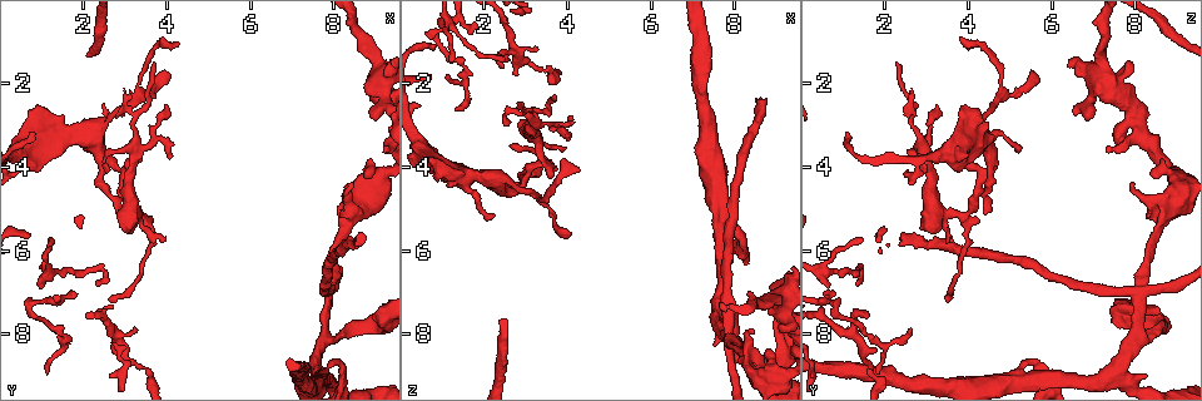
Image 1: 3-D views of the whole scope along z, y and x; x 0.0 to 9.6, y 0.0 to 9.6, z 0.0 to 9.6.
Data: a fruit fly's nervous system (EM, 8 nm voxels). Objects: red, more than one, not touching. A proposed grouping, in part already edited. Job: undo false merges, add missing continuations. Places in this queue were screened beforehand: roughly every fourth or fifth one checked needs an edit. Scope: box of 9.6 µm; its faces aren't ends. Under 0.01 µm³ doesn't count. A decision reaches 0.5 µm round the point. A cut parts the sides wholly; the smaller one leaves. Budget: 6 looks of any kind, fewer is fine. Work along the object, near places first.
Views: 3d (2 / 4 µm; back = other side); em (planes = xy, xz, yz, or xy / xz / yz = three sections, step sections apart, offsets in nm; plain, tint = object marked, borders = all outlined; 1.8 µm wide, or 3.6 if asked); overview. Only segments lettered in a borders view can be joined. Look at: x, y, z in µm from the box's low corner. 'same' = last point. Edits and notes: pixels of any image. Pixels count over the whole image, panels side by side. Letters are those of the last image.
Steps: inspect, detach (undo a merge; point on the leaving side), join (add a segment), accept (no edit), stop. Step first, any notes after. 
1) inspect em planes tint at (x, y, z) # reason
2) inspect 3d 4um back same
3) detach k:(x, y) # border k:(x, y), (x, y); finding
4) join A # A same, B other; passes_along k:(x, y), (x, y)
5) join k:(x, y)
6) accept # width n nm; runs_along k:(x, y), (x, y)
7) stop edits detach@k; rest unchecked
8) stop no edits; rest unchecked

inspect em xz step 8 tint at (8.70, 5.10, 8.95) # small branch off a trunk

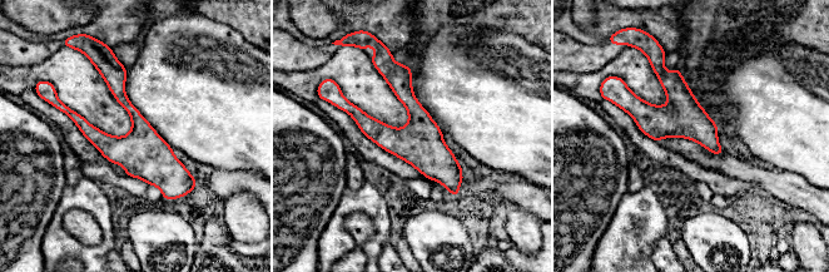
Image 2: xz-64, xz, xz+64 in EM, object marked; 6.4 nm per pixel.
inspect em planes tint same

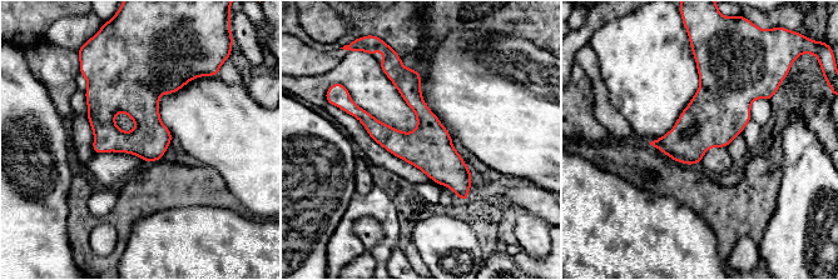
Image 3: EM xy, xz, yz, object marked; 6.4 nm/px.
inspect em planes borders same

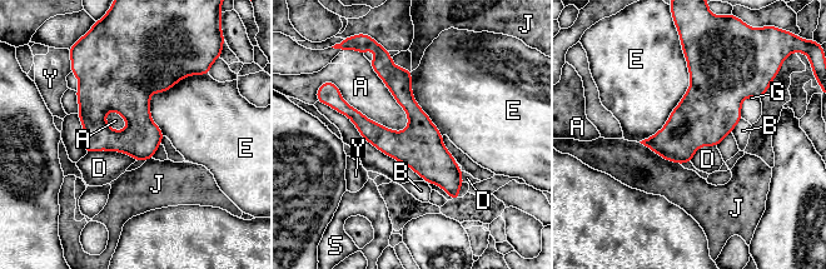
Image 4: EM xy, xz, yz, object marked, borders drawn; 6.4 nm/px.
accept # A other, B other, D other, E other, G other, J other, S other, Y other; runs_along 4:(386, 69), (454, 195); all the same cell

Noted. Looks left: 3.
inspect 3d 2um back at (7.90, 7.15, 8.05) # sharp bend

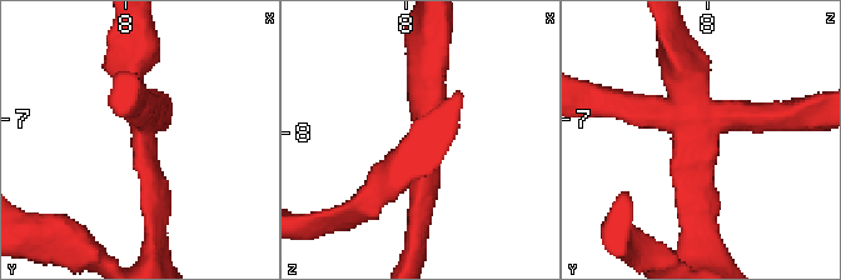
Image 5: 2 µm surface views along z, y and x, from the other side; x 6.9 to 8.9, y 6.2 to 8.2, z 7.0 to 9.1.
inspect em xz step 8 tint at (7.84, 7.08, 8.08)

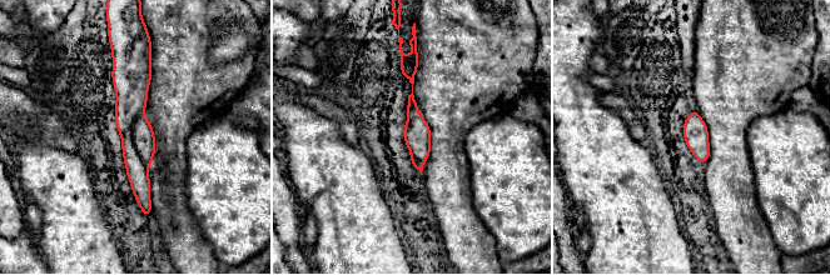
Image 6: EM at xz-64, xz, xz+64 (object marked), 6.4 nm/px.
inspect em planes borders same # another direction

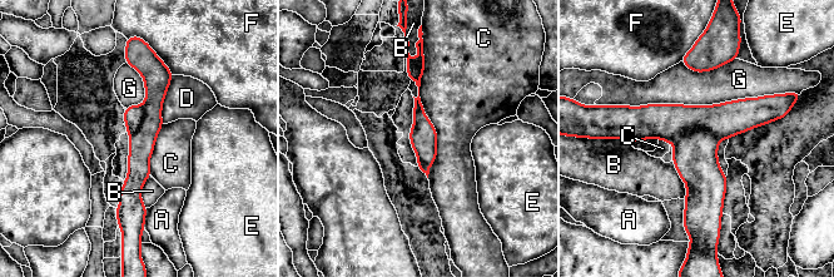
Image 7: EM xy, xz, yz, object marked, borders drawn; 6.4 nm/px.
detach 7:(666, 122) # longest_contact G 1000 nm; A other, B other, C other, D other, E other, F other, G other; part_leaving 7:(770, 115), (644, 122), (624, 135); two cells meet here

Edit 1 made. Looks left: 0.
stop edits detach@7; rest unchecked

